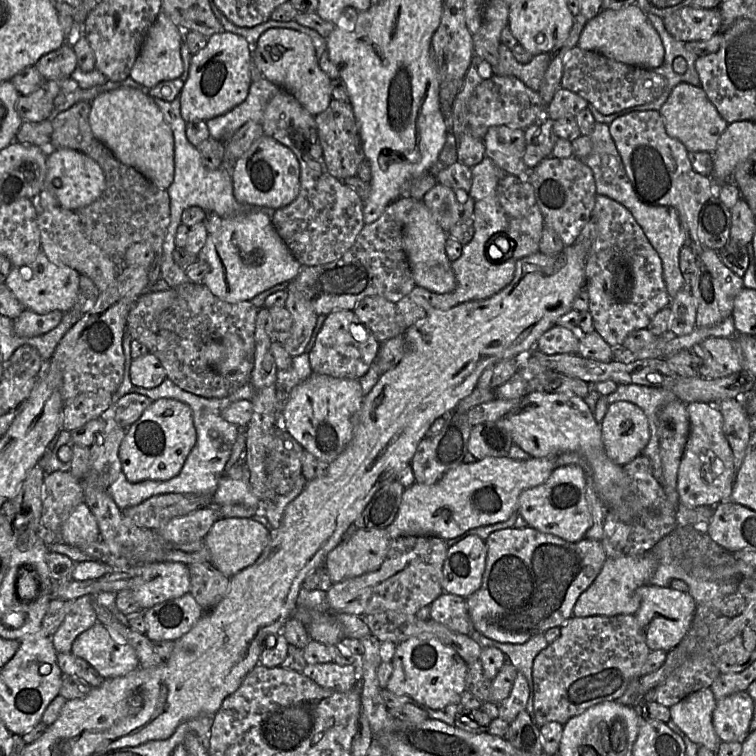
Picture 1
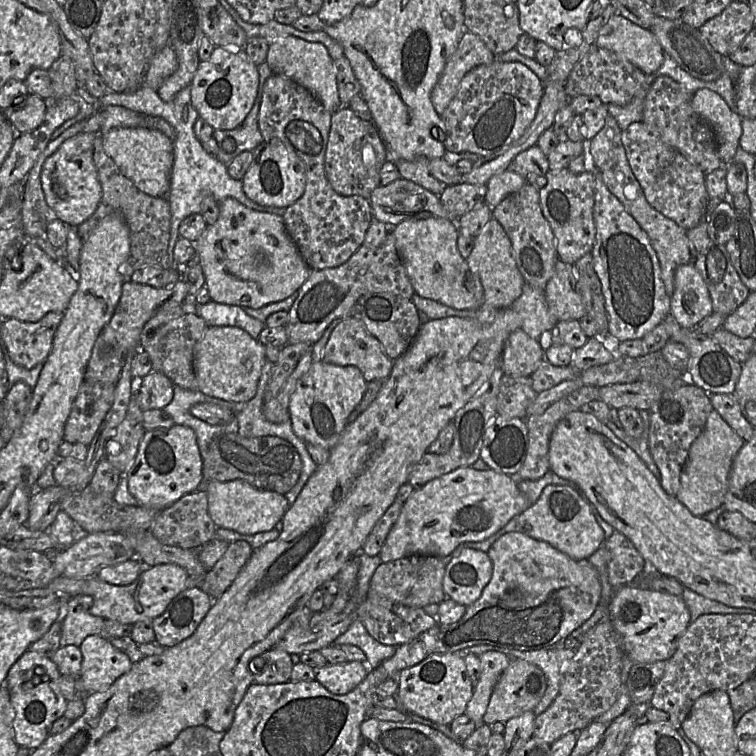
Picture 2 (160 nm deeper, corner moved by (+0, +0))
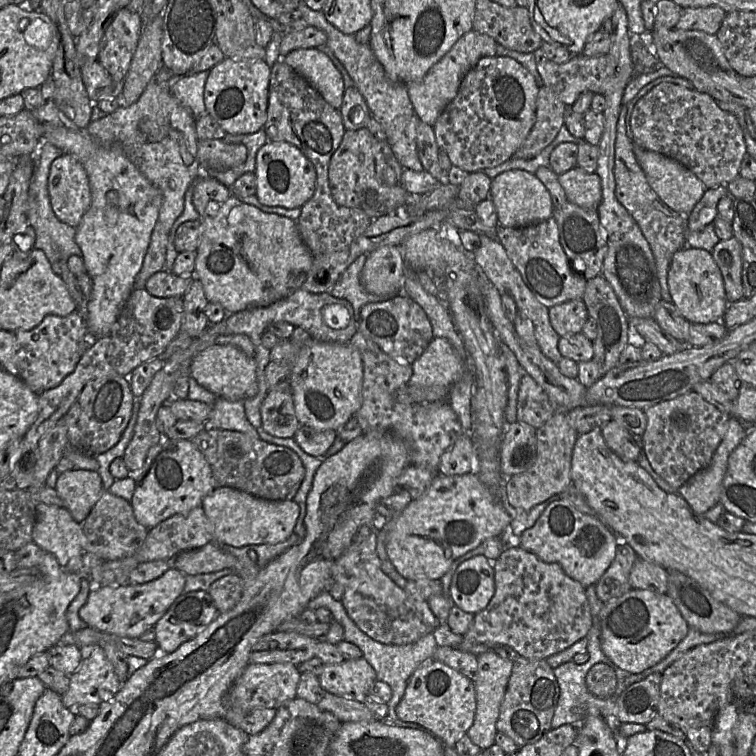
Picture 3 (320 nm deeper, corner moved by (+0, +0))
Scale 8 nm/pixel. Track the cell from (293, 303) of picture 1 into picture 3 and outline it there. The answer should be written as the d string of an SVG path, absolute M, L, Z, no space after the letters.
M292 389L268 390L261 405L261 421L263 429L275 437L294 437L300 423L295 412Z

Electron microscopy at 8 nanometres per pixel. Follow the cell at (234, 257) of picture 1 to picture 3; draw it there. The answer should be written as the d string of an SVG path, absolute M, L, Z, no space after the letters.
M232 195L201 218L201 236L192 276L197 275L200 279L209 302L221 304L228 313L236 313L250 307L267 307L287 297L289 275L292 272L307 272L312 263L313 256L301 238L296 221L263 212Z

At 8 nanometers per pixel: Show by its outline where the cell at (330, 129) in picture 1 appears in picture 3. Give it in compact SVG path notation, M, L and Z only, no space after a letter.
M367 128L346 130L338 149L332 155L329 164L329 185L333 199L341 206L359 208L372 219L395 214L400 207L405 207L408 192L402 184L403 166L395 157L387 141L381 141Z

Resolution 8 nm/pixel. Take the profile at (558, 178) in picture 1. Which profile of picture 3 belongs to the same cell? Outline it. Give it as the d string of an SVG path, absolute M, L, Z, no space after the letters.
M567 201L561 207L554 208L552 217L557 223L560 243L573 272L587 280L602 274L603 261L607 252L607 241L597 211L585 209Z

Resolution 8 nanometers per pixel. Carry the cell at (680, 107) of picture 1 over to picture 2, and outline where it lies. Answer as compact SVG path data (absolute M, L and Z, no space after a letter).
M708 88L694 92L691 105L695 113L712 127L720 158L724 165L729 165L739 146L742 118L717 93Z

